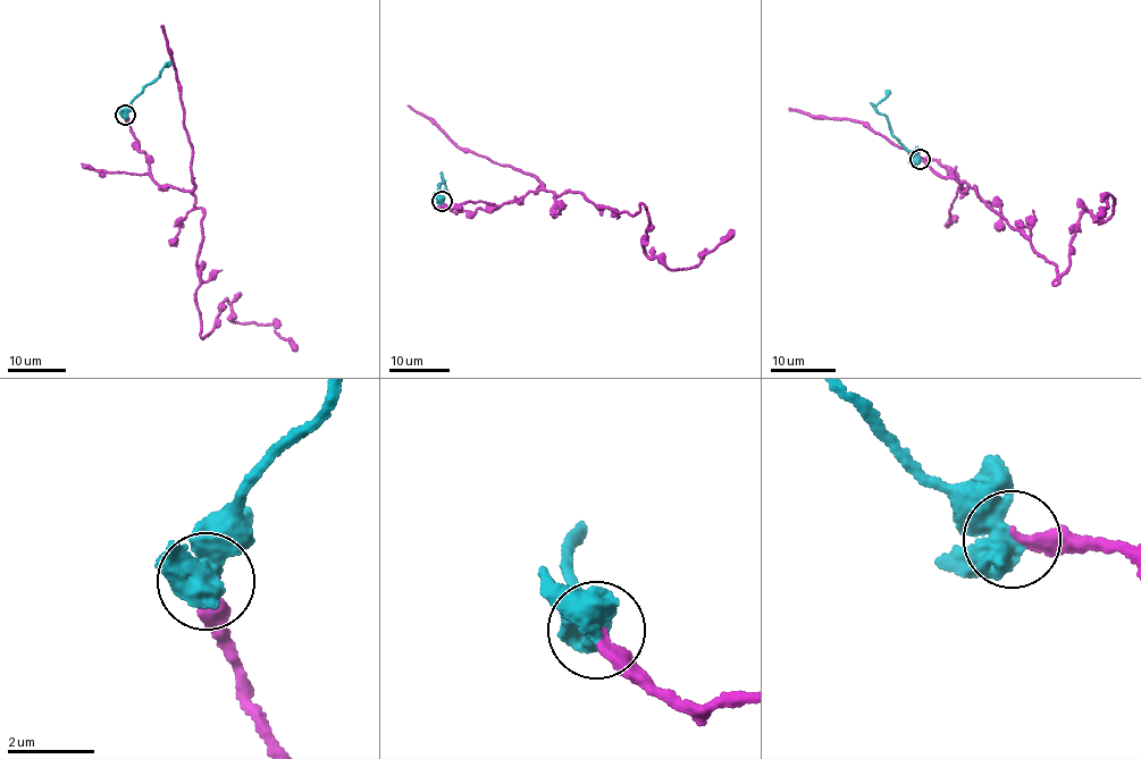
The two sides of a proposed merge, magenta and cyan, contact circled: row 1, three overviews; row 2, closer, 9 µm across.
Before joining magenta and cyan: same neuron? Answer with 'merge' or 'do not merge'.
merge

